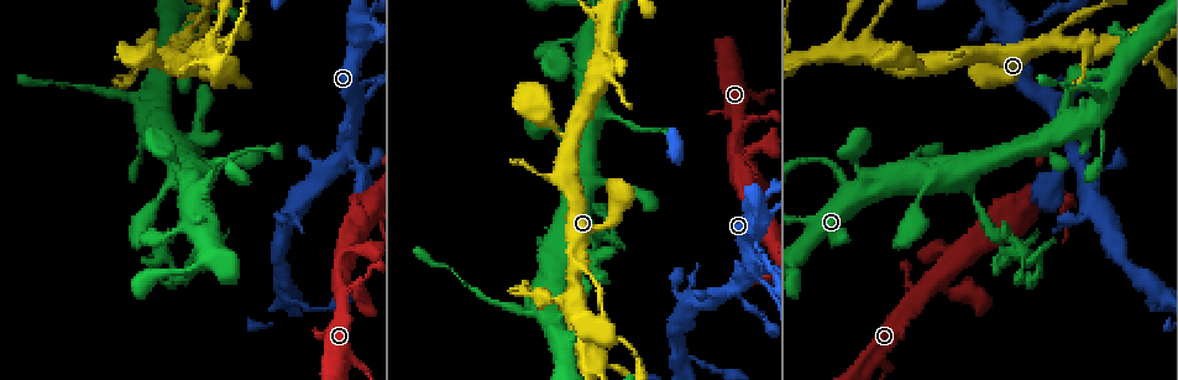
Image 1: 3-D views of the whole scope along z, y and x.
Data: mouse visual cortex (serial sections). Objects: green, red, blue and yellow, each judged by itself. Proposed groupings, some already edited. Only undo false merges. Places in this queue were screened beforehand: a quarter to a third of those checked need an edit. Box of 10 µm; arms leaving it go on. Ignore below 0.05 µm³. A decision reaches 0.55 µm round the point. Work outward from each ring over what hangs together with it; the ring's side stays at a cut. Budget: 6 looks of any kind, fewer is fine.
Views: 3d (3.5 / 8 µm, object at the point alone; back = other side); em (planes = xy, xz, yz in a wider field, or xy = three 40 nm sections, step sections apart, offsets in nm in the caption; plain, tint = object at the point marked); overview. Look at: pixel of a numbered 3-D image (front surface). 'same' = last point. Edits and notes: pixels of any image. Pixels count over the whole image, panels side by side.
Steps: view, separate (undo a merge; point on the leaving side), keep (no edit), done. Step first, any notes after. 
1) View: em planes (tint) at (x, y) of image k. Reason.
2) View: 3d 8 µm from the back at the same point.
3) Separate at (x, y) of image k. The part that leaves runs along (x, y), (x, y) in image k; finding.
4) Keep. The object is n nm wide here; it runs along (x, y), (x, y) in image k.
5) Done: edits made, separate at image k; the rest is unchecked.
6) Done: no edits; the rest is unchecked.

View: 3d 3.5 µm at (123, 96) of image 1. Calibre changes.

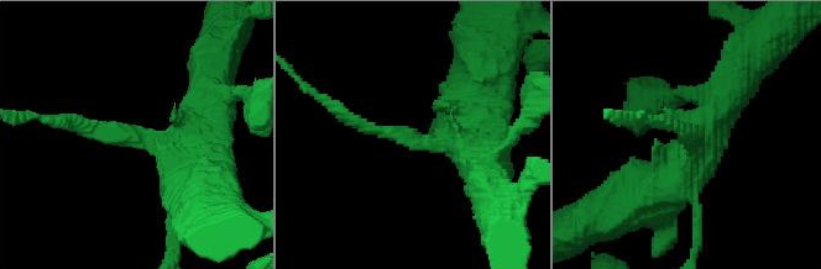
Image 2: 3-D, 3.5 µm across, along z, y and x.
View: em planes (tint) at (416, 143) of image 2. The arms are 150, 500 nm wide; now the EM.

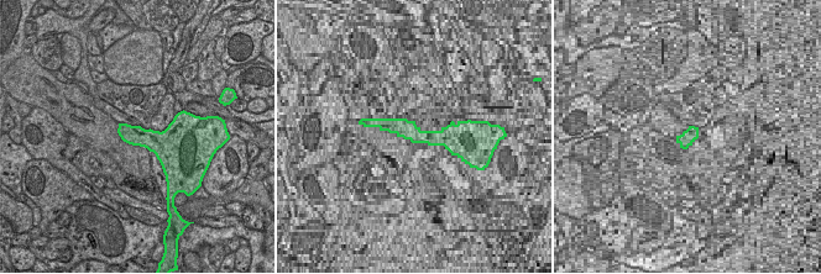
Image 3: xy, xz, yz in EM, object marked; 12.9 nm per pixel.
Keep. It runs along (193, 164), (193, 138), (68, 120) in image 2; all the same cell.

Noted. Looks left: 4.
View: 3d 8 µm from the back at (1115, 45) of image 1. Three-way junction.

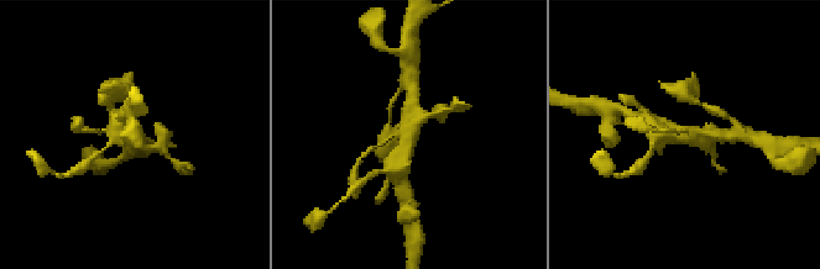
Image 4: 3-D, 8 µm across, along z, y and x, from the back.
View: 3d 3.5 µm from the back at the same point. Zoom in.

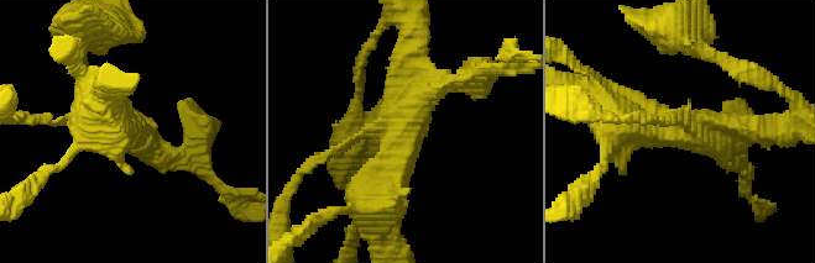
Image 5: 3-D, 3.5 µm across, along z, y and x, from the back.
Keep. 3 arms meet here; the arms are 100, 300, 500 nm wide; it runs along (406, 56), (413, 106), (376, 214) in image 5; one cell here.

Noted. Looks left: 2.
View: 3d 3.5 µm from the back at (351, 153) of image 1. Looks like a crossing.

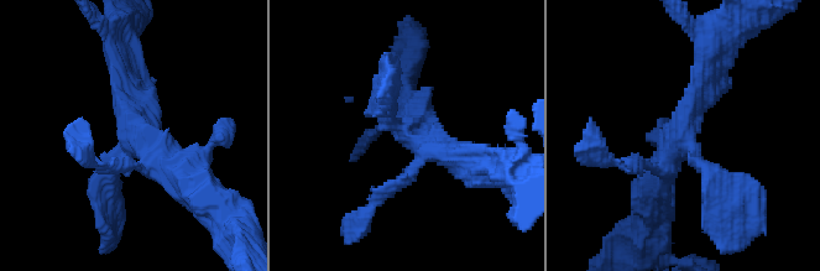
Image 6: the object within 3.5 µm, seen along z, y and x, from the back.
View: em xy step 5 (tint) at (133, 129) of image 6. 4 arms meet here; the arms are 150, 200, 250, 350 nm wide; now the EM.

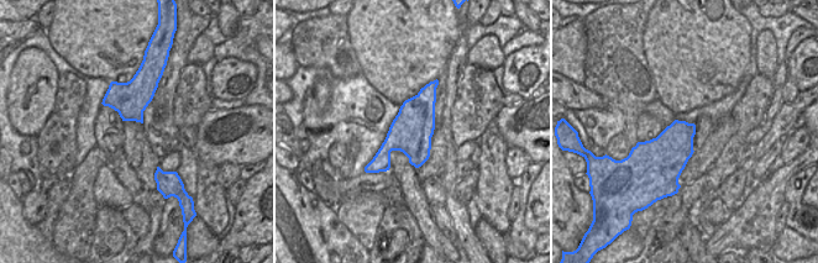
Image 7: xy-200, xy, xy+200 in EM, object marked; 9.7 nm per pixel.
Keep. It runs along (123, 57), (134, 129), (192, 182) in image 6; one cell here.

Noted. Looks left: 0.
Done: no edits; the rest is unchecked.

